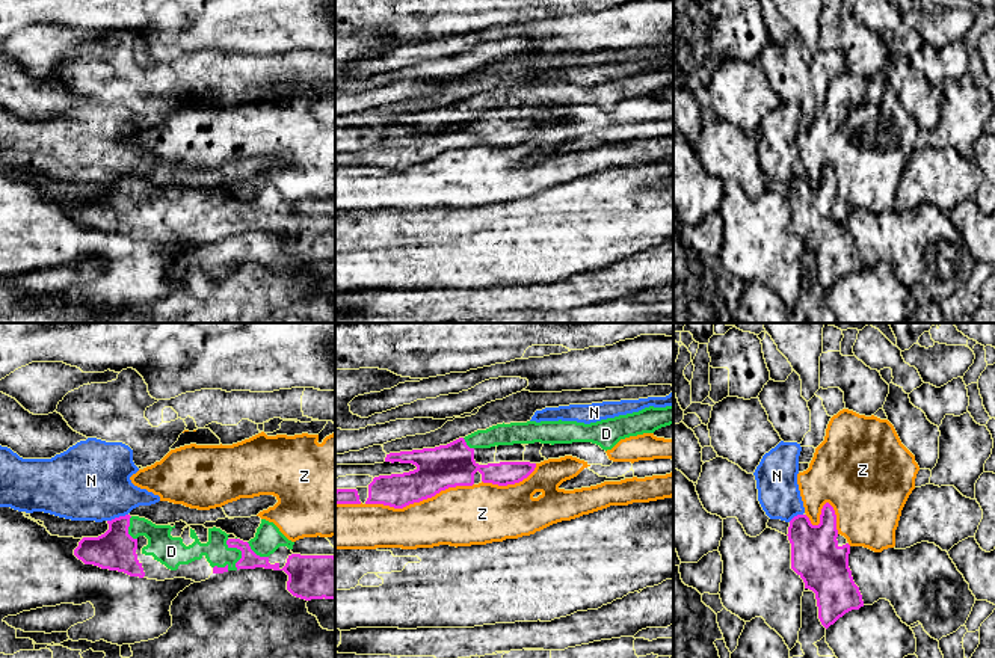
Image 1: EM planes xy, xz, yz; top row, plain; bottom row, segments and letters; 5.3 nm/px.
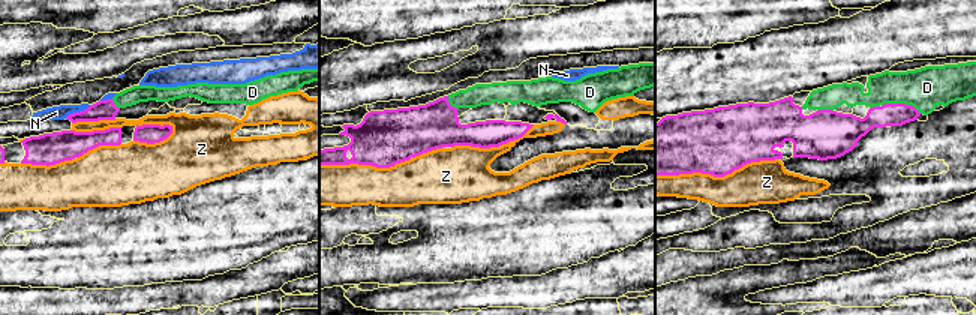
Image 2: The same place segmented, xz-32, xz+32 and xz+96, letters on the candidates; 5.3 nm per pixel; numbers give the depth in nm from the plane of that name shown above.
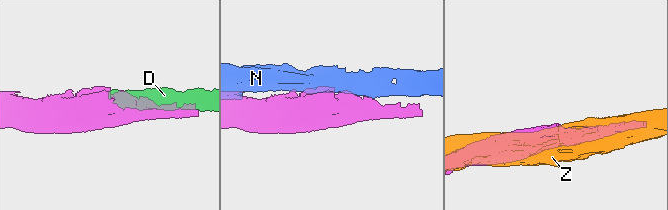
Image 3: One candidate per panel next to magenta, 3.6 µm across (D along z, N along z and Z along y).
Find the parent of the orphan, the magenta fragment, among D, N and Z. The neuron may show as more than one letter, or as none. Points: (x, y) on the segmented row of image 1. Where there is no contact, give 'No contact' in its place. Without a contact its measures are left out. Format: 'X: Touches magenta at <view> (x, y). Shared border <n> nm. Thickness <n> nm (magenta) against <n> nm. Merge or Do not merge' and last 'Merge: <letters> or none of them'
D: Touches magenta at xy (240, 550). Shared border 180 nm. Thickness 100 nm (magenta) against 140 nm. Merge
N: Touches magenta at xy (117, 518). Shared border 120 nm. Thickness 220 nm (magenta) against 420 nm. Do not merge
Z: Touches magenta at xz (418, 501). Shared border 600 nm. Thickness 220 nm (magenta) against 320 nm. Do not merge
Merge: D

